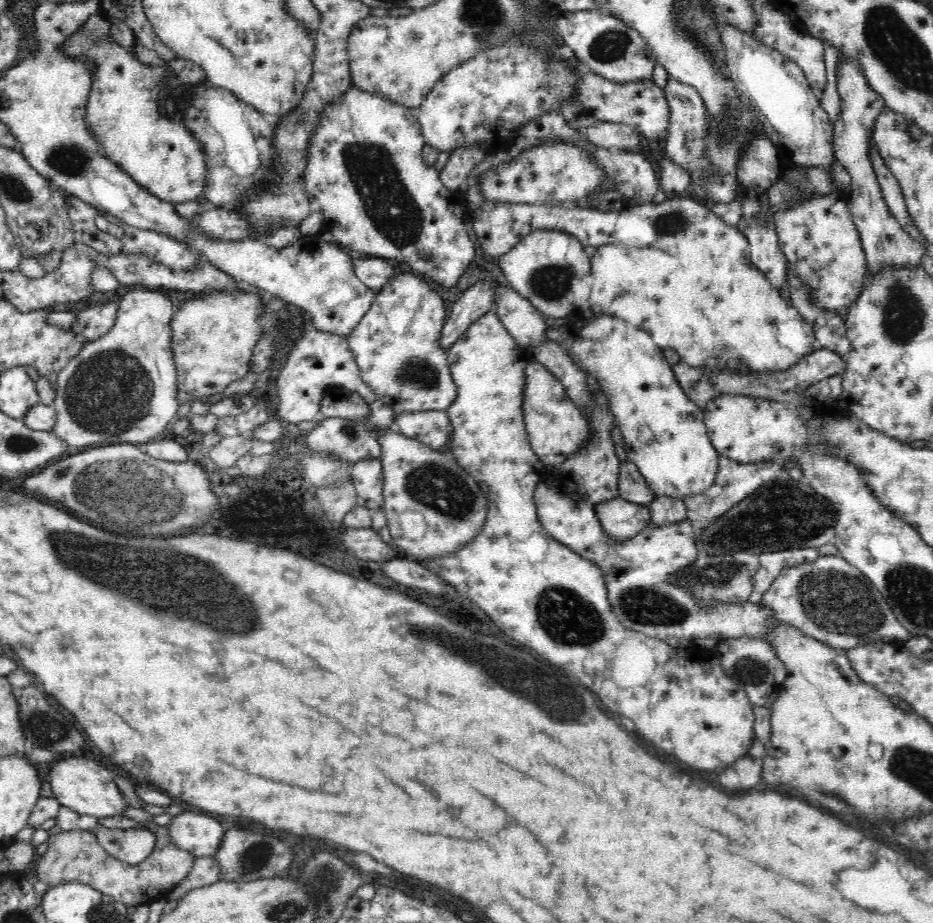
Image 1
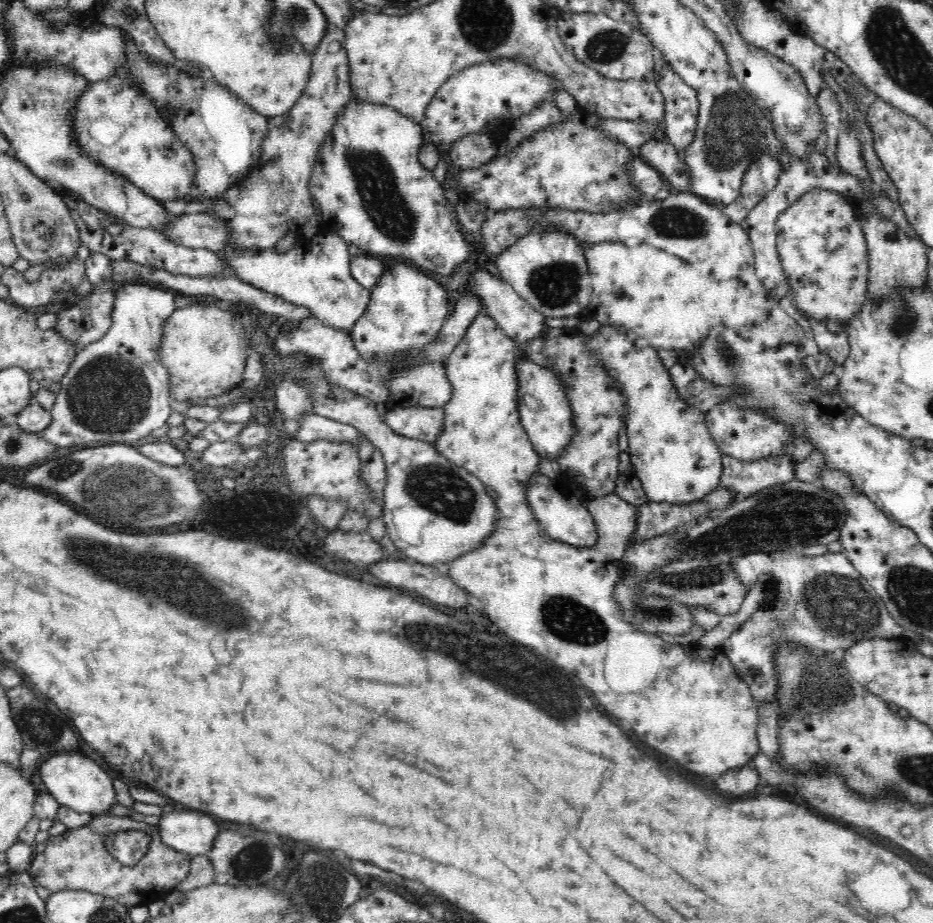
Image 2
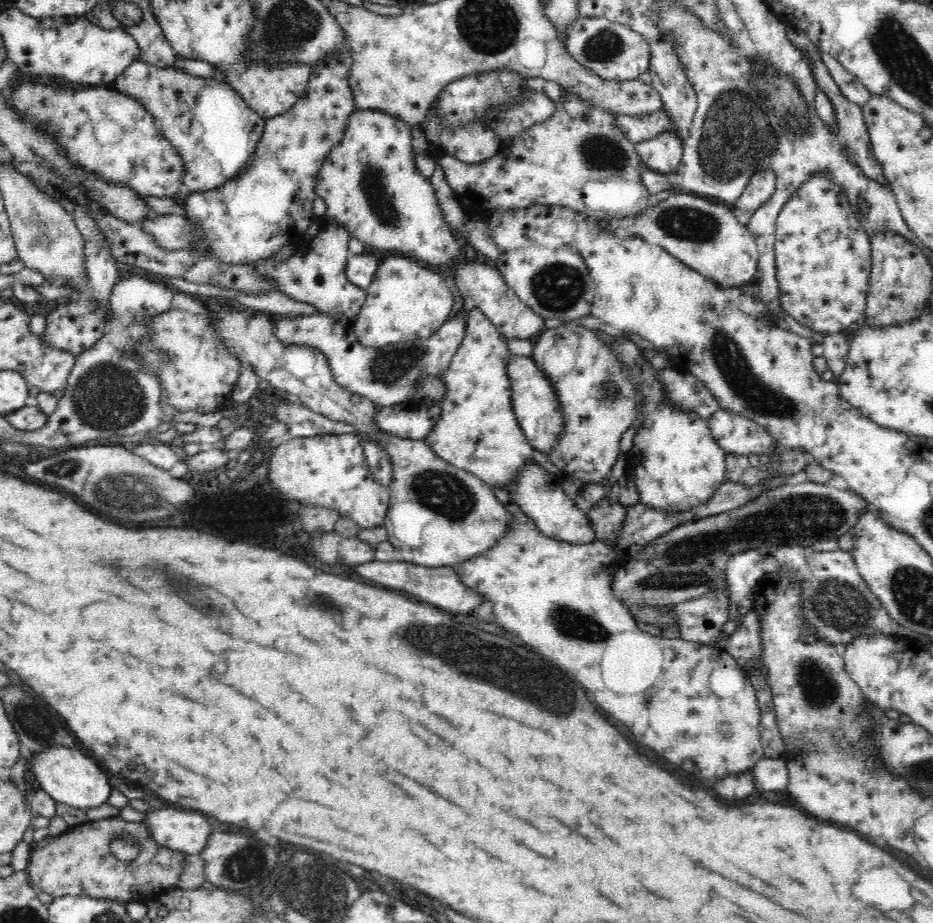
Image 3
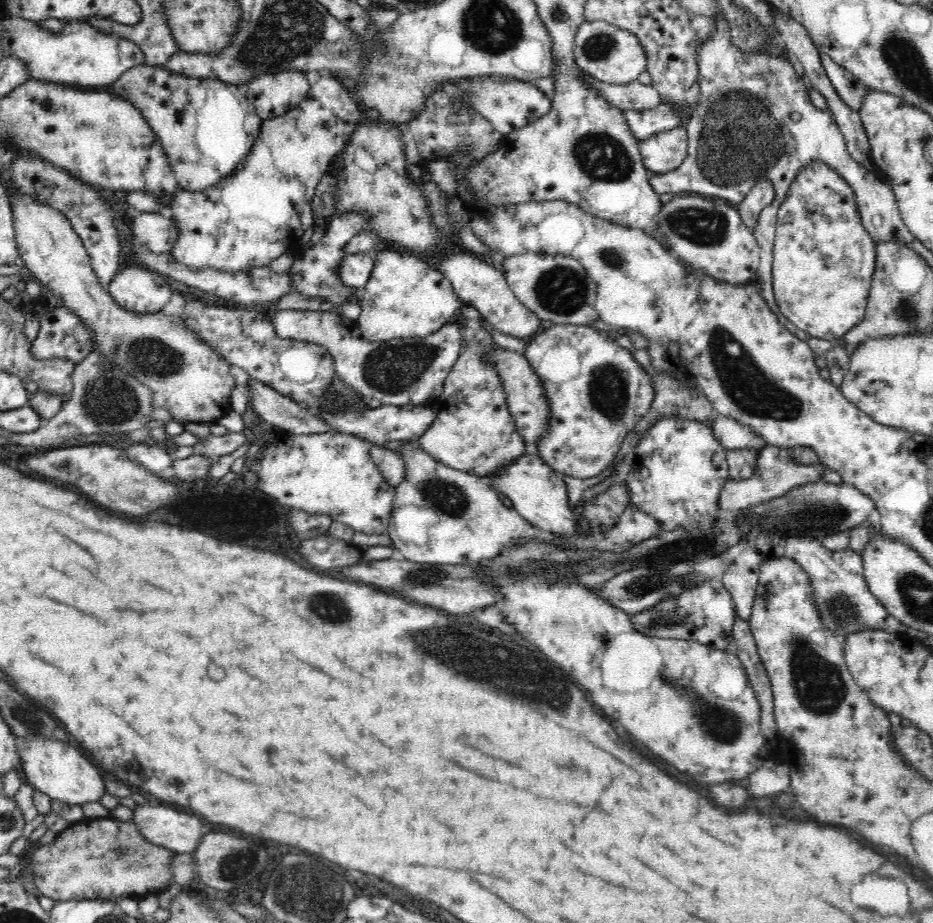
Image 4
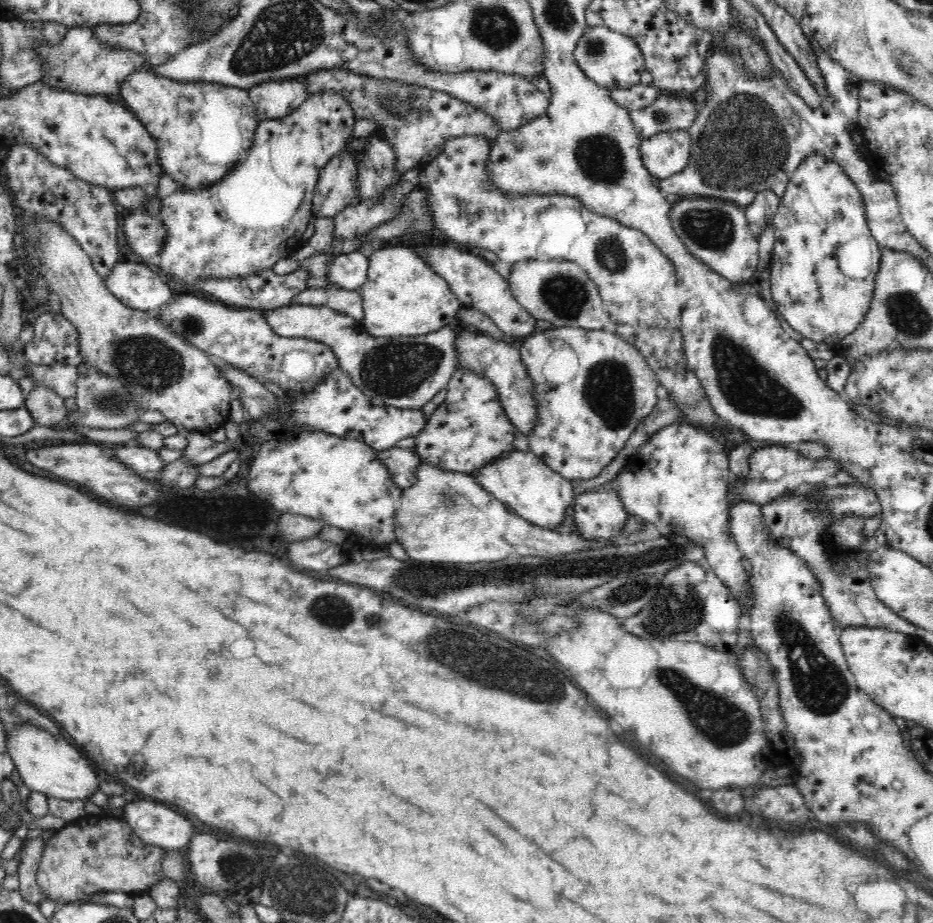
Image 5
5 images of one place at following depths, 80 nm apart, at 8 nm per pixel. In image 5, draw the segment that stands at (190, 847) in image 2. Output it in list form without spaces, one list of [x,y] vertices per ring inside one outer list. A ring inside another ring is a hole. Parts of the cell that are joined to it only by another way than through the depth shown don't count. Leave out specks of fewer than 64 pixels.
[[[150,798],[127,801],[123,810],[121,818],[146,844],[184,852],[196,834],[190,820],[162,804],[154,804]]]

